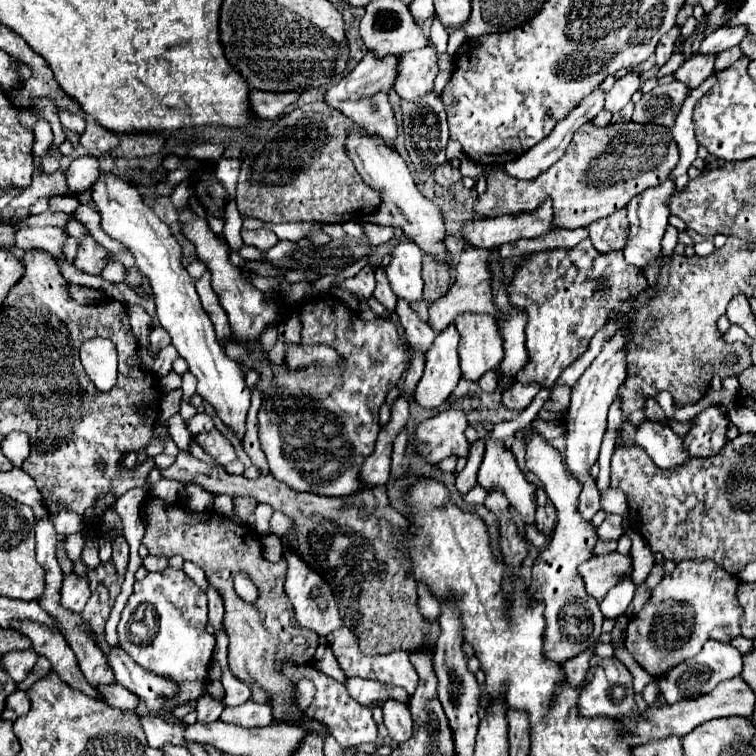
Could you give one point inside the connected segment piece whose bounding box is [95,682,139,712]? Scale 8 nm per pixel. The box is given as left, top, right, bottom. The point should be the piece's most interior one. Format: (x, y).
(117, 697)

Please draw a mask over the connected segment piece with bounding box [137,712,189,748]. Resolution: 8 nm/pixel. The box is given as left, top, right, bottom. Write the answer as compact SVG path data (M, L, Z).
M137 714L141 720L141 726L147 734L147 740L151 748L161 748L163 744L183 744L187 746L189 742L183 740L185 724L169 724L161 716L155 714Z

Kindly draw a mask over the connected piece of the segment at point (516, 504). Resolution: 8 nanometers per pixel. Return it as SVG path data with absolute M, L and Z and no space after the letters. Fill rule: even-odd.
M485 436L485 452L479 466L477 484L485 490L501 488L511 506L521 514L523 522L535 522L535 486L527 482L515 462L513 452L505 448L503 440Z

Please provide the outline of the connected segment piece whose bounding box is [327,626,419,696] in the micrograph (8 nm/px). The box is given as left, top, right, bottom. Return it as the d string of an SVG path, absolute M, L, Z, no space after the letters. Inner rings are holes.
M342 627L335 632L331 632L327 636L327 644L329 648L333 650L335 658L339 660L343 672L351 678L351 676L357 676L357 678L371 678L371 680L379 680L379 682L385 682L385 684L395 684L395 686L401 686L407 690L407 694L411 696L419 684L419 676L415 672L415 668L411 666L409 662L409 654L407 652L391 652L391 654L385 654L385 656L363 656L359 650L358 635L353 630Z

